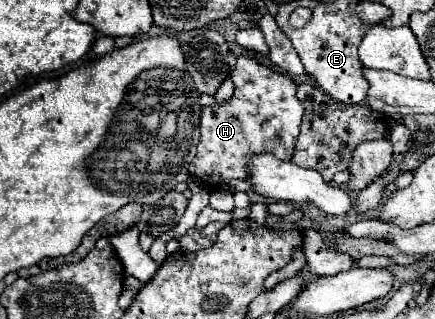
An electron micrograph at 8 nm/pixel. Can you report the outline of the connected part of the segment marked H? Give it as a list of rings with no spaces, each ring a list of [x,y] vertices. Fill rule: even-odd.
[[[238,56],[236,66],[232,70],[232,80],[234,80],[234,96],[230,100],[226,100],[226,104],[212,104],[202,108],[200,112],[200,146],[196,150],[194,160],[190,162],[188,170],[190,176],[196,178],[196,182],[204,188],[204,190],[218,190],[222,184],[228,184],[230,180],[246,180],[248,178],[248,162],[250,158],[254,158],[256,154],[274,154],[280,160],[290,160],[292,152],[294,152],[294,144],[300,132],[300,122],[302,122],[302,104],[296,98],[296,84],[290,76],[286,74],[278,74],[274,70],[270,70],[268,66],[260,64],[254,58],[246,58],[246,56]]]

